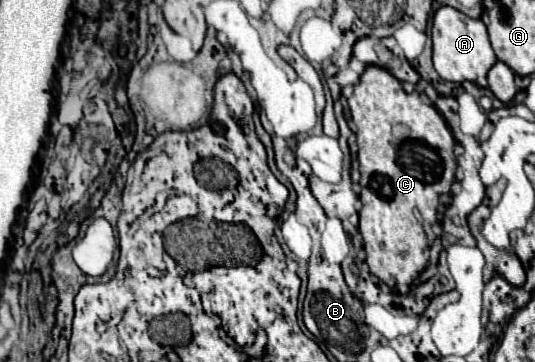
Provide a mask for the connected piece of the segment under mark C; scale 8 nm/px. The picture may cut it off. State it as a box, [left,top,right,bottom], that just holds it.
[349,65,455,289]

